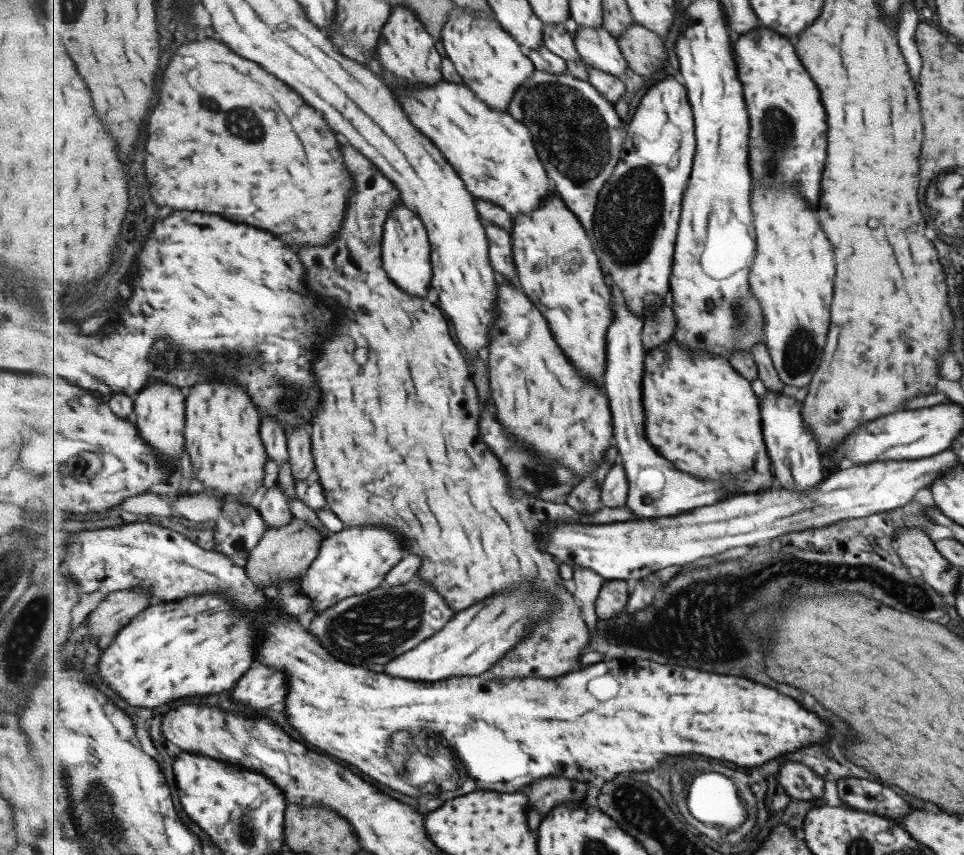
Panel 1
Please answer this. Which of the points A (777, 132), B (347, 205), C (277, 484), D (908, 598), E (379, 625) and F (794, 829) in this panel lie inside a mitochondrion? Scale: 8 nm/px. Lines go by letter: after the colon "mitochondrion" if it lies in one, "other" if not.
A: mitochondrion
B: other
C: other
D: mitochondrion
E: mitochondrion
F: other

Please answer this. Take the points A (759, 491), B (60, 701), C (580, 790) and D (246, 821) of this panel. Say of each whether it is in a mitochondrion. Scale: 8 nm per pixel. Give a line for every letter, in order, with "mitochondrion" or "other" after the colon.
A: other
B: other
C: other
D: mitochondrion

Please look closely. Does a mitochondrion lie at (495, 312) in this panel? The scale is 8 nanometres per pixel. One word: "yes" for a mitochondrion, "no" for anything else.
no

